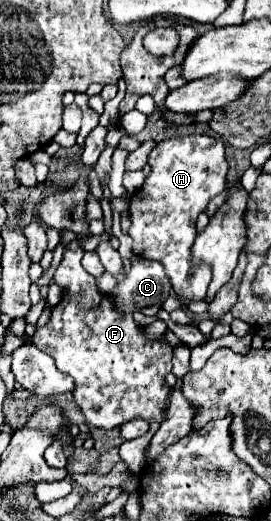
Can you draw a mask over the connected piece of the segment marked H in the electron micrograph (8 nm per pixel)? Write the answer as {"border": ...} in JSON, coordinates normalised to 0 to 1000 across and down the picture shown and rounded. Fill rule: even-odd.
{"border":[[[679,259],[583,274],[546,301],[561,324],[531,355],[480,382],[487,432],[472,451],[494,459],[487,482],[509,493],[598,505],[635,539],[635,555],[701,578],[738,578],[775,543],[775,532],[731,532],[760,524],[760,512],[731,516],[716,532],[694,532],[701,474],[723,455],[731,413],[768,397],[782,378],[834,363],[841,313],[827,286],[819,267],[768,259]]]}

